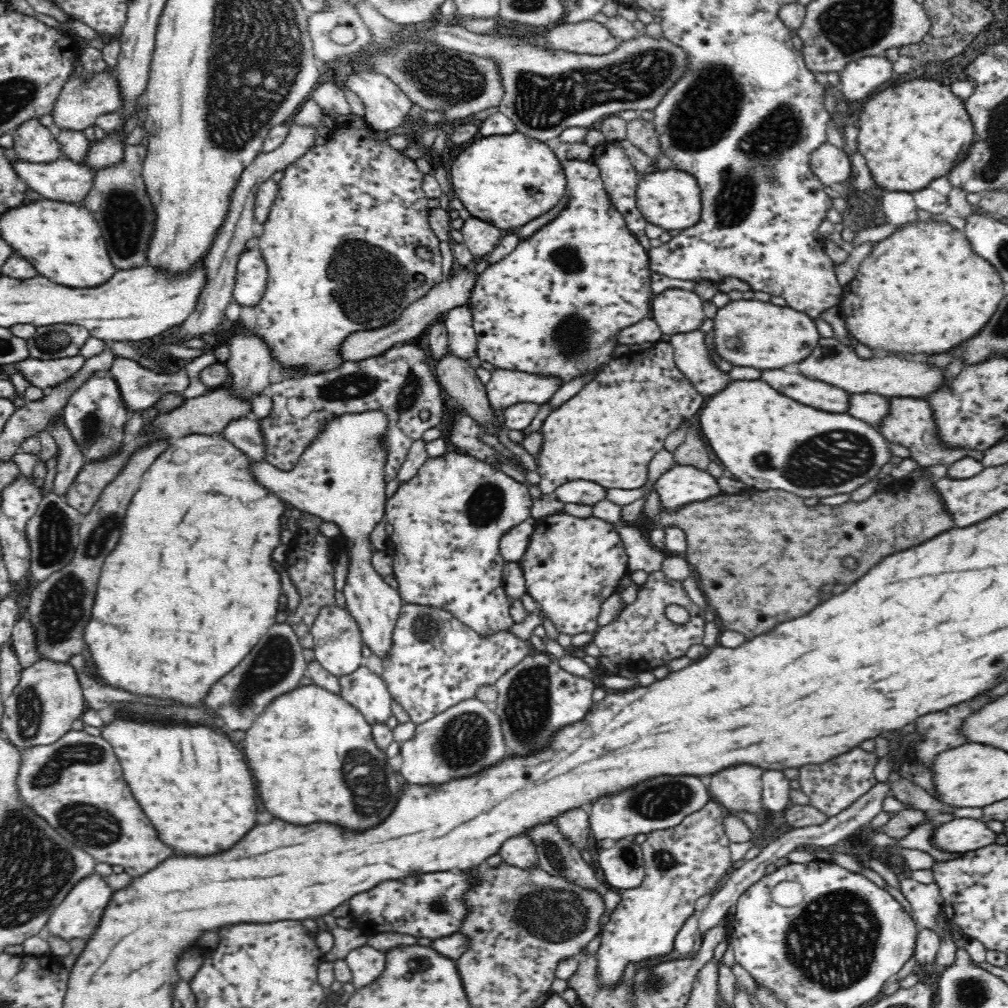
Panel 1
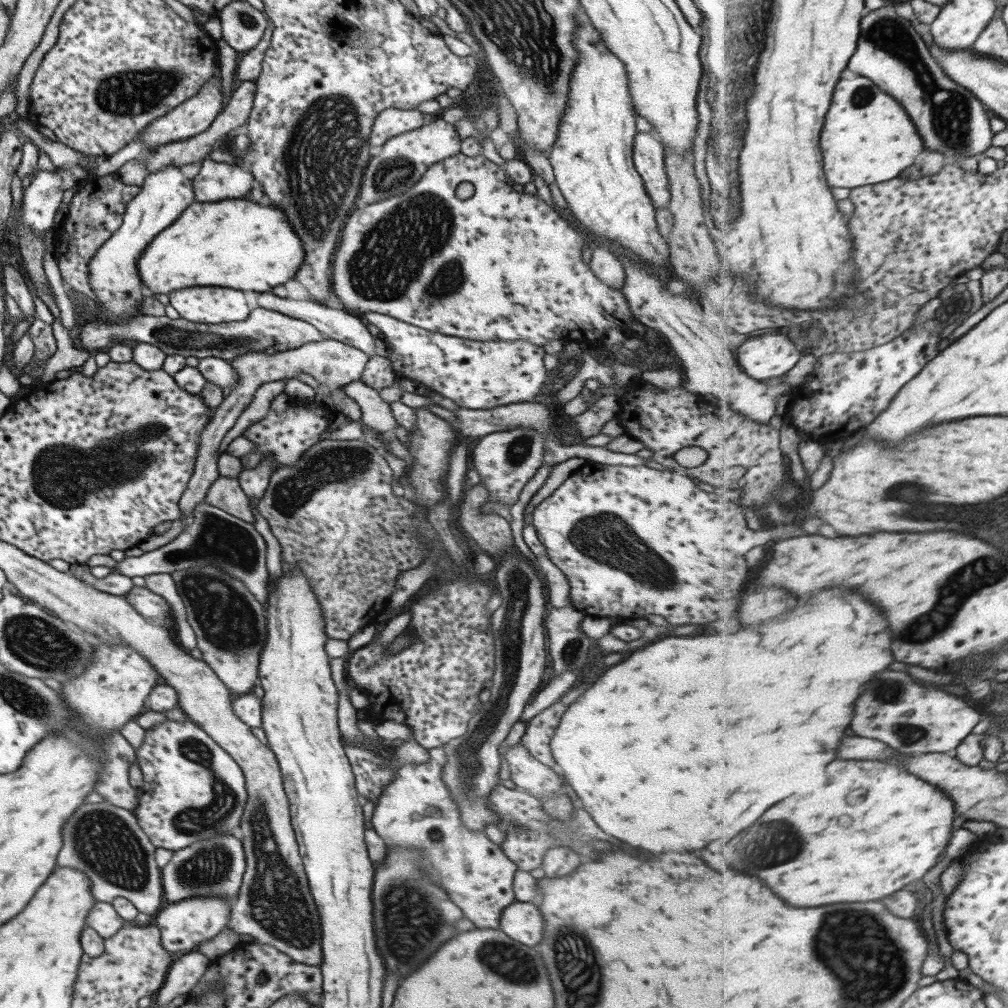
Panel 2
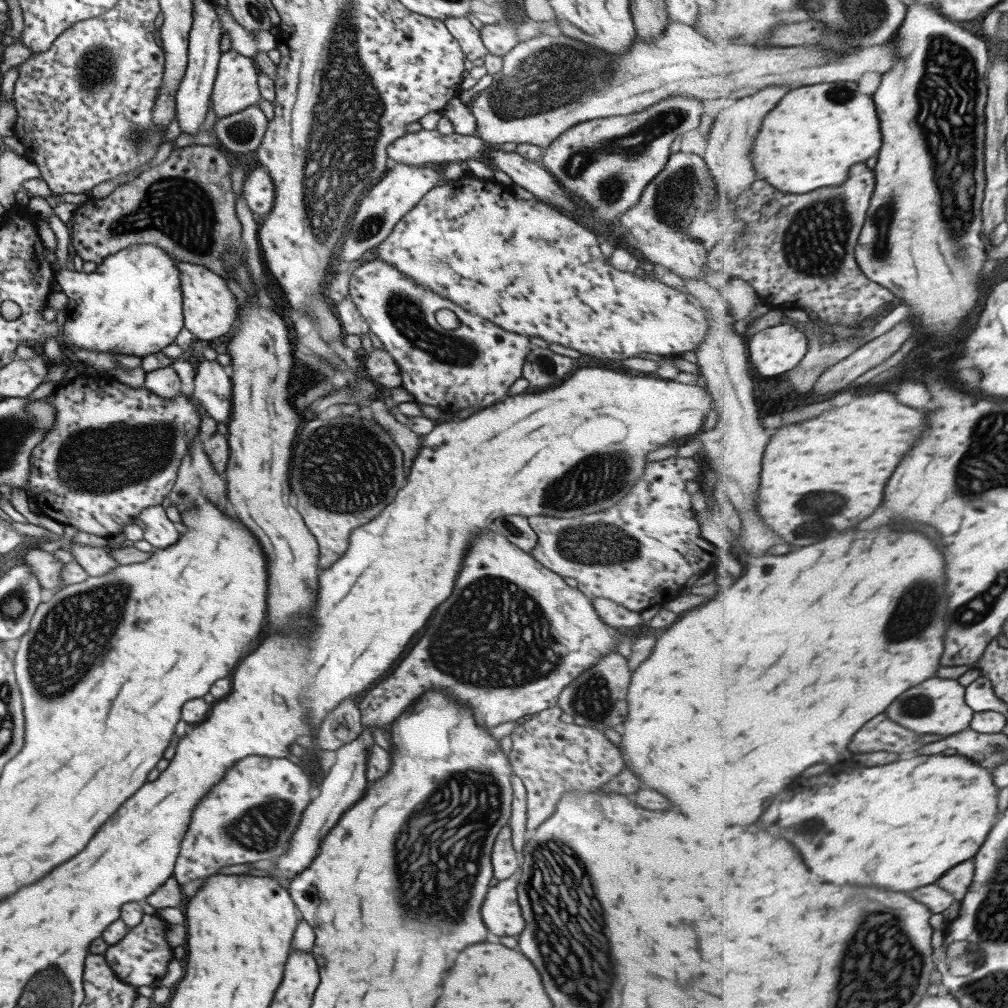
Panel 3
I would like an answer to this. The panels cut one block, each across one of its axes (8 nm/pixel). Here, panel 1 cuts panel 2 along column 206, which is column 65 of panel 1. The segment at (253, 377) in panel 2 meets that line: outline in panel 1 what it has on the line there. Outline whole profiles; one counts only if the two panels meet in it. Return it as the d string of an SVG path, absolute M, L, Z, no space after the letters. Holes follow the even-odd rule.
M61 413L59 415L60 417L49 427L49 431L59 448L59 461L57 462L56 476L53 481L53 491L63 497L69 484L83 467L85 460L80 447L76 446L74 437L70 435L66 423L62 421Z

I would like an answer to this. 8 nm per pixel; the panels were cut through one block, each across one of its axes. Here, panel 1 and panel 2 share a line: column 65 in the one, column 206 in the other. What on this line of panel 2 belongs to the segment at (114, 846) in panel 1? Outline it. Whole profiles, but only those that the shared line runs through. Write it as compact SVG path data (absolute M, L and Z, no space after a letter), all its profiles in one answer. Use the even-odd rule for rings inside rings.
M188 718L180 722L166 719L145 731L144 741L136 751L144 784L139 788L134 813L140 828L155 848L177 851L196 840L204 840L220 832L232 832L240 824L248 795L242 768L236 760Z

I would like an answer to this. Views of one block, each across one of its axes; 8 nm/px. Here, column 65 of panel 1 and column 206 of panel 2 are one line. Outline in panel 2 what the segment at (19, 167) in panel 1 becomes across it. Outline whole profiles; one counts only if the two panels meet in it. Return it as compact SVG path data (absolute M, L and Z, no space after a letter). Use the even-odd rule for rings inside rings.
M204 158L200 171L191 180L196 201L209 203L231 198L247 198L255 185L253 174L237 162L227 164Z

